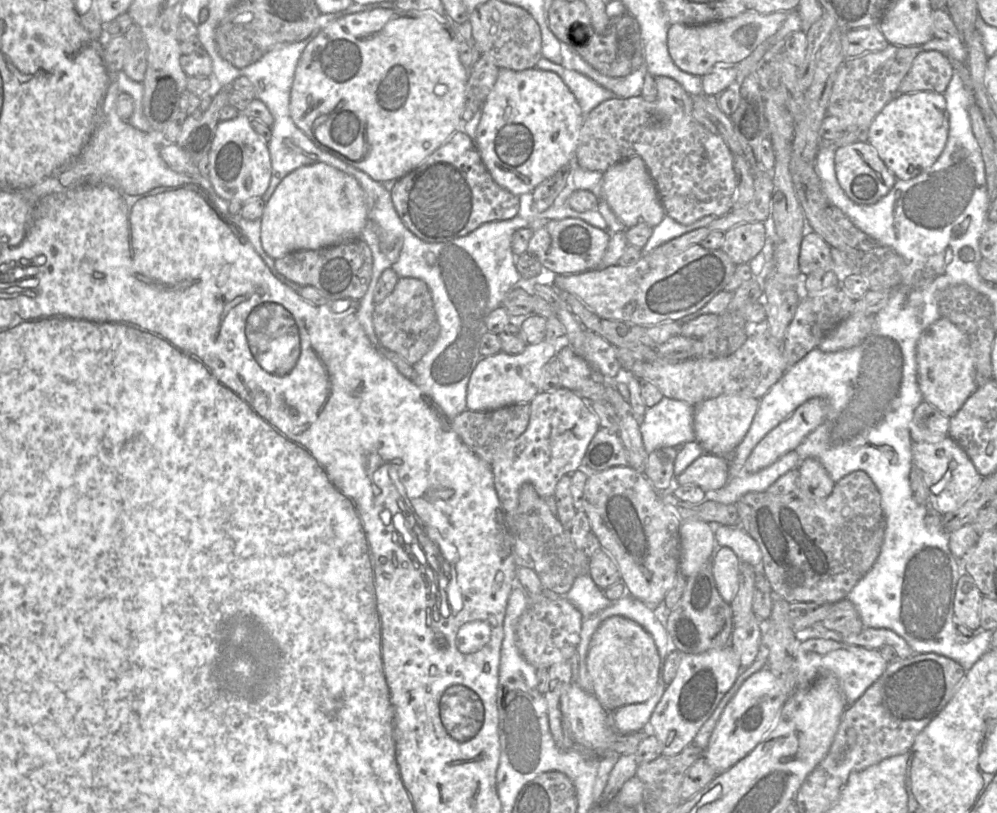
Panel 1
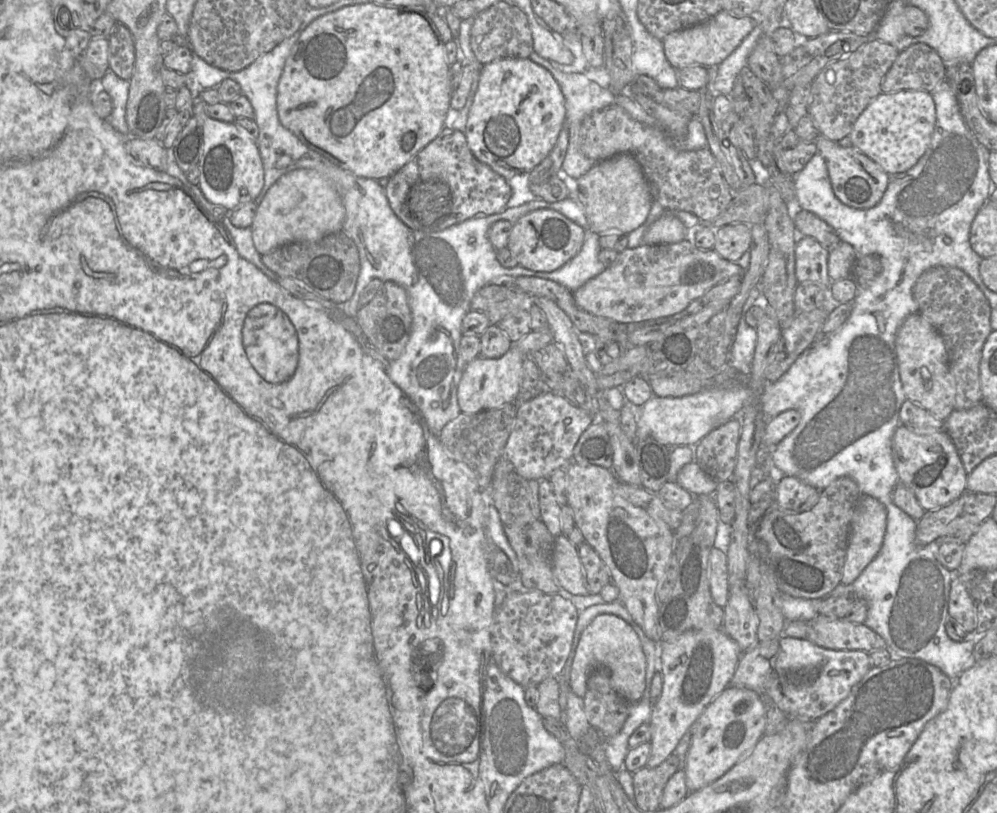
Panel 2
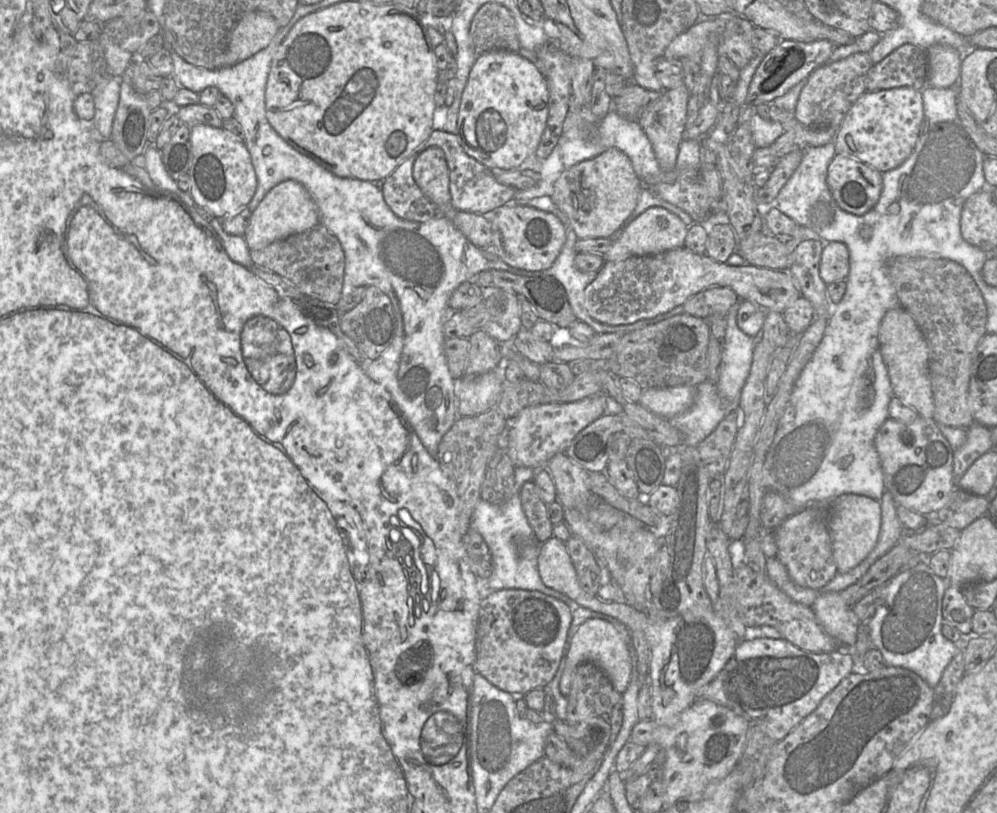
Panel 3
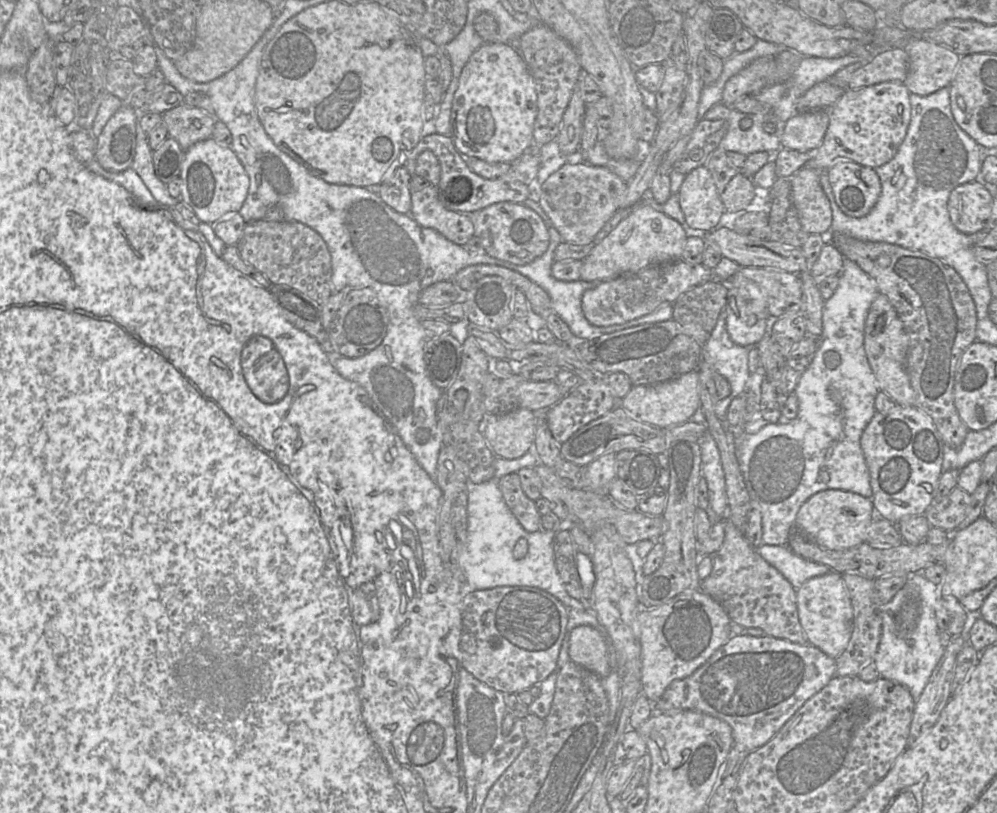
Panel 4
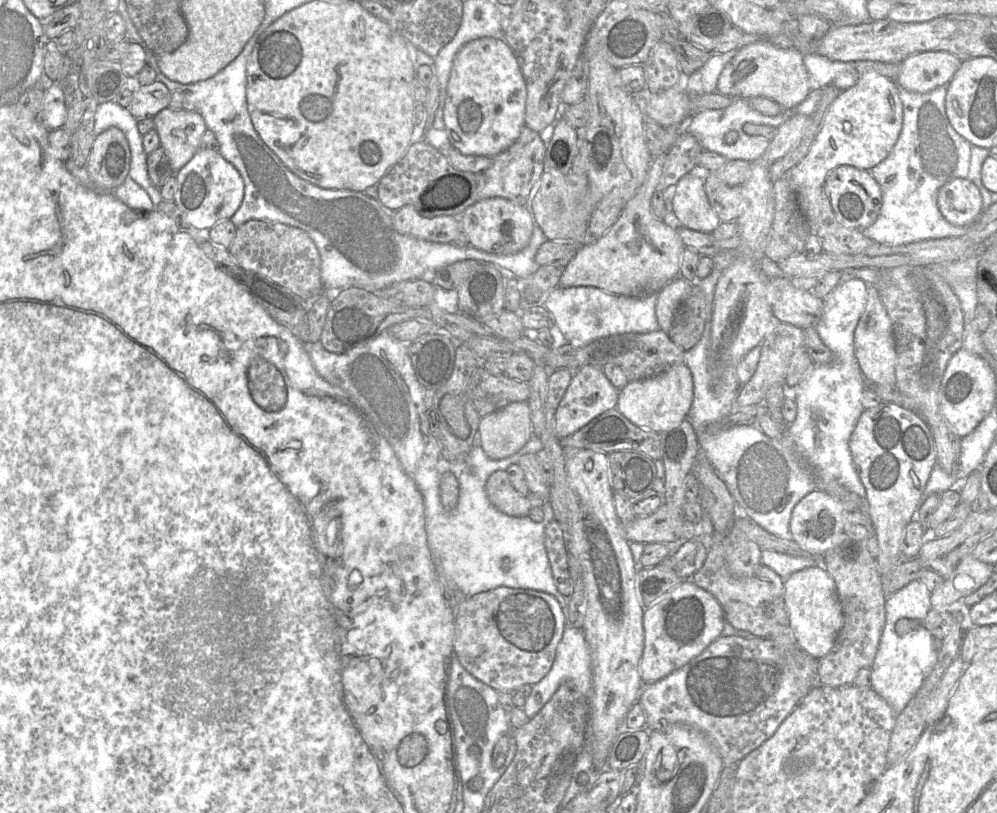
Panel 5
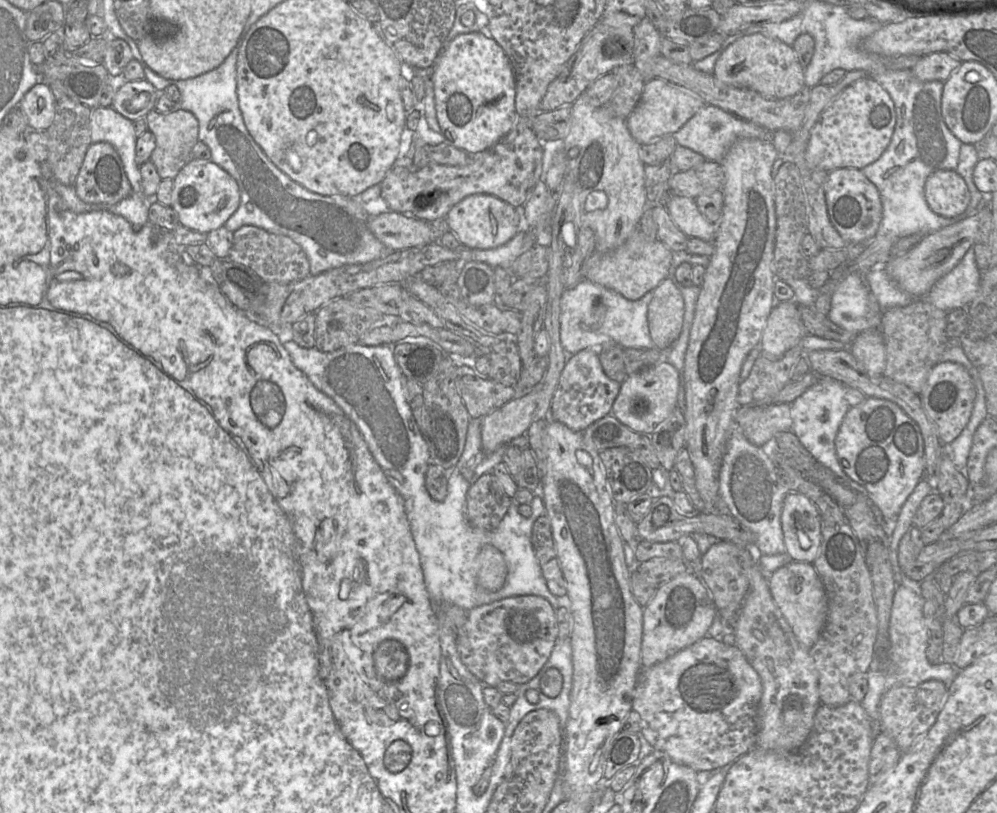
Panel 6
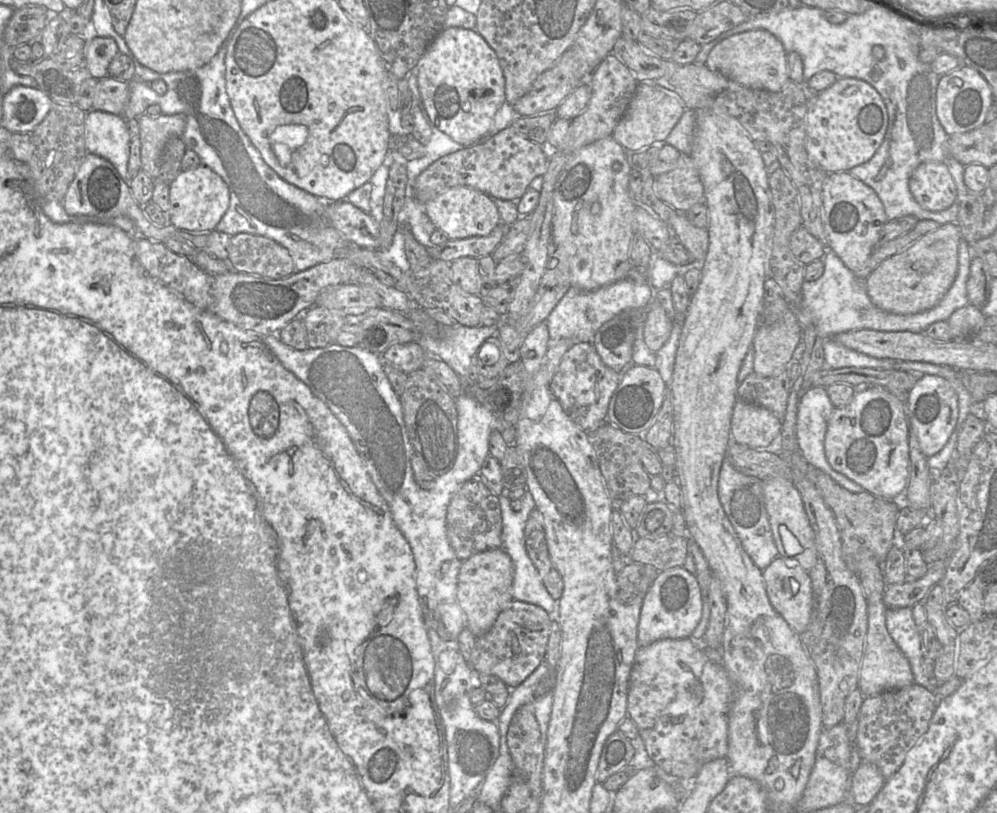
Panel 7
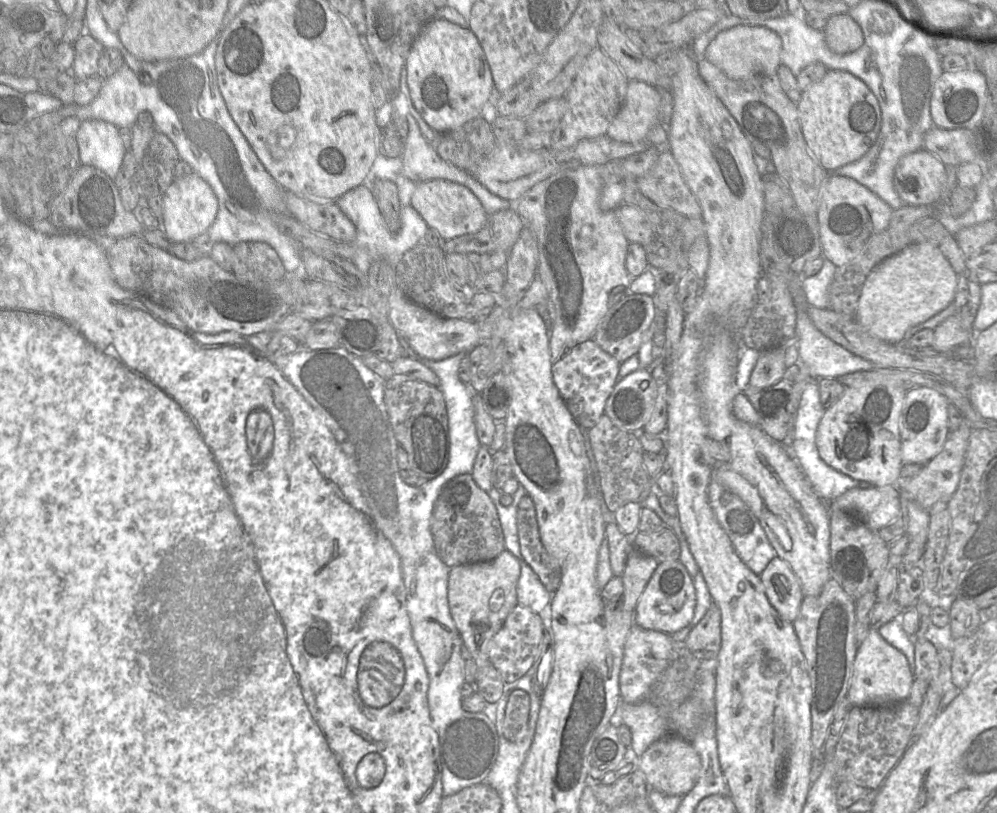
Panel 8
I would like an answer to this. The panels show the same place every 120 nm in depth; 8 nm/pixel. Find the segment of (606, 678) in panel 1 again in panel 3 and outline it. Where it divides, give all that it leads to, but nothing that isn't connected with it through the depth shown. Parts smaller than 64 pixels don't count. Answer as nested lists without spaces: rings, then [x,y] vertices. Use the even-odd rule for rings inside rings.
[[[599,618],[588,619],[574,634],[560,681],[560,691],[563,696],[569,695],[573,674],[578,665],[584,662],[596,664],[607,675],[614,689],[620,694],[627,689],[632,672],[629,649],[621,634],[609,621]]]

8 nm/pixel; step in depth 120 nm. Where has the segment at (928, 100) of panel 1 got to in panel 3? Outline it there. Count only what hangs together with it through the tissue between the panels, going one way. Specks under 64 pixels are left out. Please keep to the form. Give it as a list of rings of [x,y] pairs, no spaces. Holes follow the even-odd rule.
[[[911,87],[866,91],[847,112],[836,132],[836,154],[852,157],[881,173],[902,165],[913,152],[924,119],[922,93]]]

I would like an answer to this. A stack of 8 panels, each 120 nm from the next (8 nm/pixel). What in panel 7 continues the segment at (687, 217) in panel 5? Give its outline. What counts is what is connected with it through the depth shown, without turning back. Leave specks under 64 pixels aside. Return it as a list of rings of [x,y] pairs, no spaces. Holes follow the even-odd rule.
[[[678,212],[670,226],[672,234],[690,253],[695,261],[704,261],[708,252],[709,234],[706,228],[694,226],[685,213]]]

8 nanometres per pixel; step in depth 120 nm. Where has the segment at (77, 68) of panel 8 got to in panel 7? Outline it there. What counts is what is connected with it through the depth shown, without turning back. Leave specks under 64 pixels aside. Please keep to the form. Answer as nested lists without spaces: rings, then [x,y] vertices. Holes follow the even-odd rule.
[[[96,37],[85,42],[84,53],[86,69],[94,78],[102,79],[108,77],[109,64],[120,51],[112,38]]]

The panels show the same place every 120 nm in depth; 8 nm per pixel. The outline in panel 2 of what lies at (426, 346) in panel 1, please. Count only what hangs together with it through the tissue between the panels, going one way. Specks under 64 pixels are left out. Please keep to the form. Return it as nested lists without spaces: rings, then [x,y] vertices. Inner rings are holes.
[[[393,281],[384,282],[376,296],[358,310],[355,319],[368,339],[385,358],[392,361],[402,355],[409,341],[412,325],[412,312],[404,287]]]

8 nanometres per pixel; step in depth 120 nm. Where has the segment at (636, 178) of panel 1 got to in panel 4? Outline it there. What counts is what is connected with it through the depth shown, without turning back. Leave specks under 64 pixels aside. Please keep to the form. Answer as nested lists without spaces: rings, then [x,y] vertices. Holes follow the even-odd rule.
[[[570,159],[543,183],[538,203],[559,232],[562,242],[589,244],[619,209],[626,188],[627,182],[609,168]]]

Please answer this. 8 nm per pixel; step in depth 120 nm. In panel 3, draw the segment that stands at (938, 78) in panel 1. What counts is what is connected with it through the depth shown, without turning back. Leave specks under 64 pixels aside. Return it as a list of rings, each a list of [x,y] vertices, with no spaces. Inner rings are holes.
[[[904,44],[872,66],[866,77],[866,91],[897,87],[911,87],[921,91],[927,85],[927,75],[927,50]]]

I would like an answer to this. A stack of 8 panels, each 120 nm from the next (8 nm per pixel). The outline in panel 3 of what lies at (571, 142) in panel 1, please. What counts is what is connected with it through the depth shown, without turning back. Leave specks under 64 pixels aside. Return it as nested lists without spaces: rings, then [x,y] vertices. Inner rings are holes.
[[[491,50],[479,54],[470,71],[467,84],[463,90],[461,104],[459,108],[457,128],[458,135],[461,138],[461,144],[465,152],[488,167],[489,169],[515,169],[530,155],[536,153],[541,136],[546,127],[549,112],[549,90],[545,77],[540,69],[529,59],[522,56],[519,52],[511,52],[506,50]]]

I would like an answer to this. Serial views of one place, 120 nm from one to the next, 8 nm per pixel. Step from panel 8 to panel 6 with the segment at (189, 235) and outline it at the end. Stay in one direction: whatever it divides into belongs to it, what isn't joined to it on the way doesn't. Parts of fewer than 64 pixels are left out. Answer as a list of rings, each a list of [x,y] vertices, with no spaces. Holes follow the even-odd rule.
[[[190,160],[173,178],[171,207],[183,227],[209,233],[223,226],[239,204],[240,191],[236,180],[212,160]]]

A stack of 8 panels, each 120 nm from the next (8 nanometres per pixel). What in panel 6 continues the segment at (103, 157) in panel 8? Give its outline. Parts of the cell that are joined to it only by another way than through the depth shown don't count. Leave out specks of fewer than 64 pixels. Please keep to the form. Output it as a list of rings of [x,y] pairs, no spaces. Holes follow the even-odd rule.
[[[111,107],[93,109],[90,115],[91,142],[111,144],[119,154],[133,193],[141,193],[140,166],[136,163],[133,121]]]

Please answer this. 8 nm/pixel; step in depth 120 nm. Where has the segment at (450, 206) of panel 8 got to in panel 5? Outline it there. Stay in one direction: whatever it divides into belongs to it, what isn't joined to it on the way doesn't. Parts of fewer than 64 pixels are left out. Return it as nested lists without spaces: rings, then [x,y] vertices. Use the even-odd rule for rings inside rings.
[[[501,197],[485,198],[469,206],[459,216],[462,232],[468,237],[471,246],[481,251],[509,255],[527,246],[532,236],[534,218],[521,204]]]

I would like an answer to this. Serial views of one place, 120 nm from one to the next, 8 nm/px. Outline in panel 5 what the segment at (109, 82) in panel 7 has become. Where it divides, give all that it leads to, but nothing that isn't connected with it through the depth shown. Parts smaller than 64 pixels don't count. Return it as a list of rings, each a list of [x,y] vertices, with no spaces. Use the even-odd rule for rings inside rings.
[[[159,81],[140,86],[133,91],[133,97],[127,110],[136,119],[153,118],[158,112],[169,106],[171,92]]]

